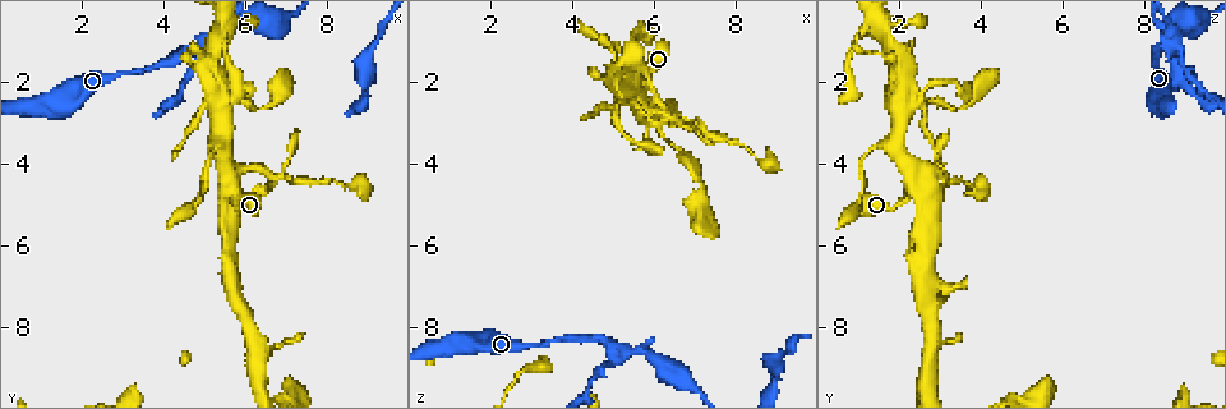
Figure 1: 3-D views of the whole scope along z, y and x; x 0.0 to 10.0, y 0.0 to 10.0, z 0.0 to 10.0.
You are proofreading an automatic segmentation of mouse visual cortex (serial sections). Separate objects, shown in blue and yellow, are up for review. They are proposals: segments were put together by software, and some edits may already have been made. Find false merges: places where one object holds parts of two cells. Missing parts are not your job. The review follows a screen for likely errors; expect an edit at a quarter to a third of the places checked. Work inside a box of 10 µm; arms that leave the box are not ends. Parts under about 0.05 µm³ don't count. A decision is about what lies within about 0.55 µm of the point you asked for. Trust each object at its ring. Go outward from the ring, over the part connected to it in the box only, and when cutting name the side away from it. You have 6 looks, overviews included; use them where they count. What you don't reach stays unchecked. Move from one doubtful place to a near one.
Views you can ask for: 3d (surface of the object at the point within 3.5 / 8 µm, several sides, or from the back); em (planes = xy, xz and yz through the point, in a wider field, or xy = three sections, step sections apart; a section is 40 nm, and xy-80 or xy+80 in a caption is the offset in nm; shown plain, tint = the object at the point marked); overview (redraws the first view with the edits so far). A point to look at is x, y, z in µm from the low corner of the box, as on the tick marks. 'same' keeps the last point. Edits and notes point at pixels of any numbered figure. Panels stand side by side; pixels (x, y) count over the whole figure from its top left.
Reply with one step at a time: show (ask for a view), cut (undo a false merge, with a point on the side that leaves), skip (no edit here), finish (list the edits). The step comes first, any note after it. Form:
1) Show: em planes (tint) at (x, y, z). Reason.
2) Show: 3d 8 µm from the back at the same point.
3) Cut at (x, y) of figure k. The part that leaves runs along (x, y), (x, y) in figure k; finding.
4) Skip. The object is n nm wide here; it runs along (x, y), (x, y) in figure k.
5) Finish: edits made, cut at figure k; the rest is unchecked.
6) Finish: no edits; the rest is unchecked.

Show: 3d 3.5 µm at (5.70, 4.65, 2.35). Thin neck.

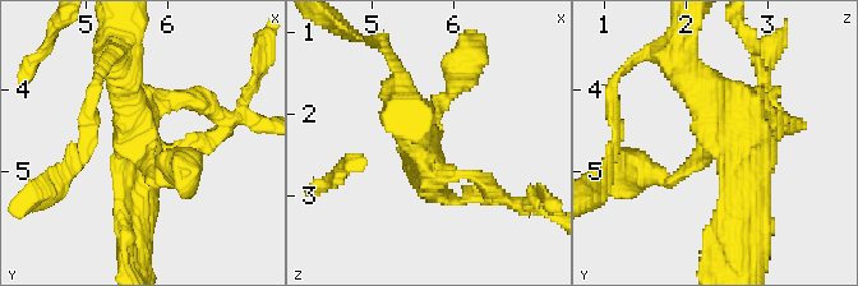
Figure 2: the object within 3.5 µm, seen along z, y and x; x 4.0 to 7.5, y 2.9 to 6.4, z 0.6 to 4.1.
Show: em xy step 5 (tint) at (5.60, 4.55, 2.35). Shape alone is not enough.

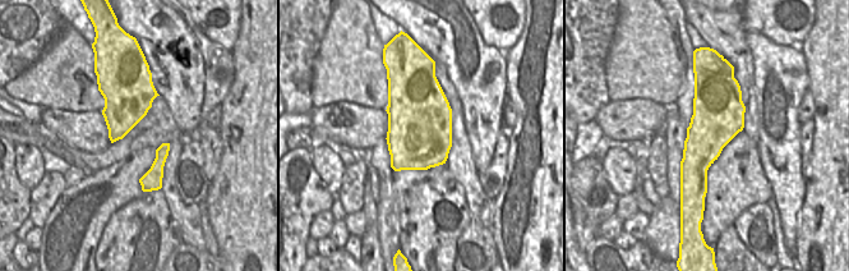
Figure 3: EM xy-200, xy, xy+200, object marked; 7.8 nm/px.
Skip. One cell here.

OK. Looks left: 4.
Show: 3d 8 µm at (5.45, 2.60, 2.30). Calibre changes.

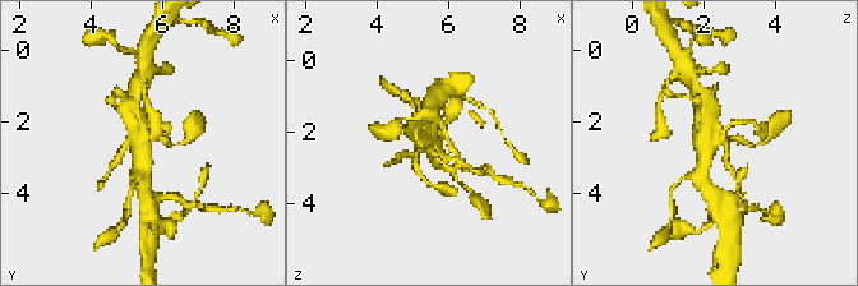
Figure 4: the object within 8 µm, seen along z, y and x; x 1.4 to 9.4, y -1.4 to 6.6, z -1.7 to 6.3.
Show: em xy step 3 (tint) at the same point. Shape alone is not enough.

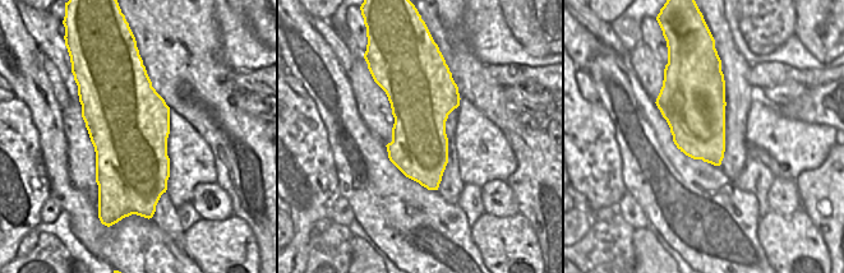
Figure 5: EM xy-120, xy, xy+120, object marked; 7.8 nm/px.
Skip. It runs along (700, 173), (706, 143), (742, 139) in figure 4; one cell here.

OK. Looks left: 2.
Finish: no edits; the rest is unchecked.

